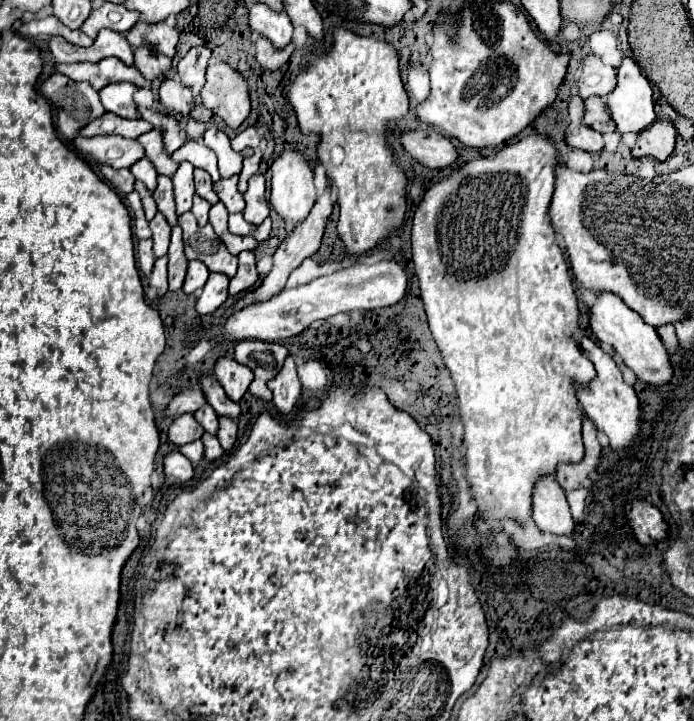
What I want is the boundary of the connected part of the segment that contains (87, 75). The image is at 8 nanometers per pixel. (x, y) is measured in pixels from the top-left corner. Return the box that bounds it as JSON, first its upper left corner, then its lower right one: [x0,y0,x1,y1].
[57,58,151,90]

